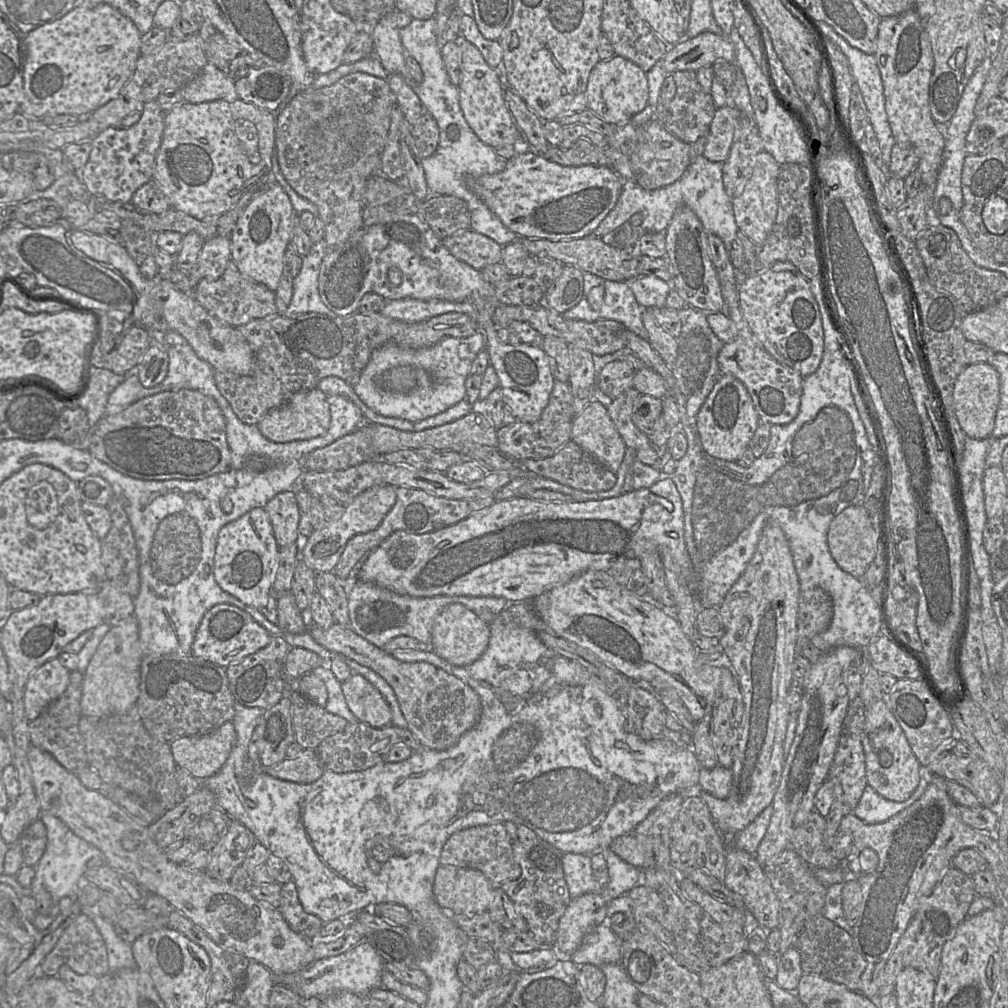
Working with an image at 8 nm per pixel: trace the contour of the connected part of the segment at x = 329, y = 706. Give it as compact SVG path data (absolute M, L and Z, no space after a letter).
M327 664L314 668L312 673L322 679L326 685L328 698L324 709L329 713L345 718L349 723L358 723L359 720L350 711L345 701L342 682L335 677Z

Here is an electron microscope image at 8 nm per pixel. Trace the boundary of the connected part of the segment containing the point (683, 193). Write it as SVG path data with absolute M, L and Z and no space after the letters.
M699 156L689 165L684 175L671 185L647 190L633 181L624 181L616 205L592 235L598 238L610 237L635 213L642 213L645 217L641 225L643 232L665 233L677 211L681 207L688 207L697 215L707 233L720 237L727 247L736 239L739 228L734 216L733 199L728 196L724 187L723 166L723 162L712 162Z

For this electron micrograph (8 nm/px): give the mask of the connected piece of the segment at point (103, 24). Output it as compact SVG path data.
M108 4L77 7L62 18L30 31L25 36L26 62L19 111L31 119L59 114L86 117L117 98L134 73L141 55L141 37L131 19Z

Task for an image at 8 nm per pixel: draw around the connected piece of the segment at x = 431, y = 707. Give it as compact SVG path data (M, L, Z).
M334 622L328 629L310 625L308 631L314 640L338 656L350 658L380 675L392 687L407 729L425 747L444 751L453 747L459 739L478 722L481 701L478 694L459 678L448 674L428 662L402 662L370 643L351 627Z

